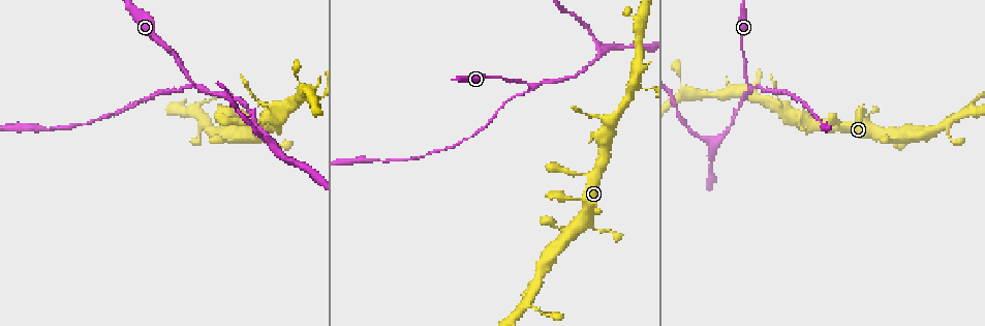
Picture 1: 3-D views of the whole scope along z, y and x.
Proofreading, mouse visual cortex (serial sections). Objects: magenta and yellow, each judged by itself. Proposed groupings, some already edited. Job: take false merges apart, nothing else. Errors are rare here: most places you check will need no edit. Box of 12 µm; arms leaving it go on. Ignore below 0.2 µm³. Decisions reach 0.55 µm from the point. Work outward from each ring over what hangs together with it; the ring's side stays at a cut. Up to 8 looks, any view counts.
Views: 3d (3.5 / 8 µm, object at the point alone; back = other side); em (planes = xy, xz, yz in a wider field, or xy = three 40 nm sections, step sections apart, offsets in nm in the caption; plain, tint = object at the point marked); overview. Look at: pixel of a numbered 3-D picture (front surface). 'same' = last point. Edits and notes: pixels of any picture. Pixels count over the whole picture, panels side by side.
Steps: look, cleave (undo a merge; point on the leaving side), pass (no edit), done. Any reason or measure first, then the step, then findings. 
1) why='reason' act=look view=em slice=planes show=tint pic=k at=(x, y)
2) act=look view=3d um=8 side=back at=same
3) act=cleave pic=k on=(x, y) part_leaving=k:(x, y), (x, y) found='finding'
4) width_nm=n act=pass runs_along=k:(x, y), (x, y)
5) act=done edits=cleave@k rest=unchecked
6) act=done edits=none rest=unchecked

why='calibre changes' act=look view=3d um=3.5 pic=1 at=(495, 78)

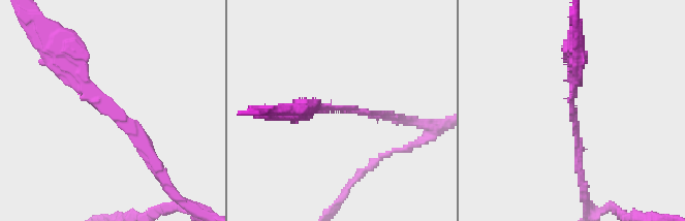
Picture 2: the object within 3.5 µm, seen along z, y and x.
act=look view=em slice=xy step=1 show=tint pic=2 at=(573, 113)

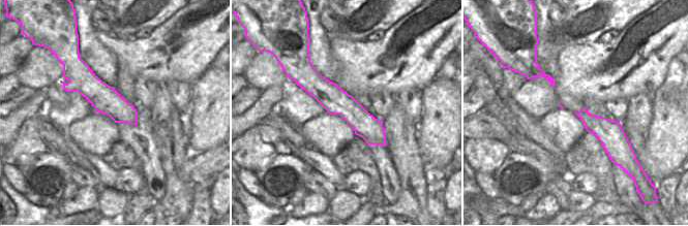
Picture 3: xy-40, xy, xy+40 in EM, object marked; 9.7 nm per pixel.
why='cut it another way' act=look view=em slice=planes show=tint at=same

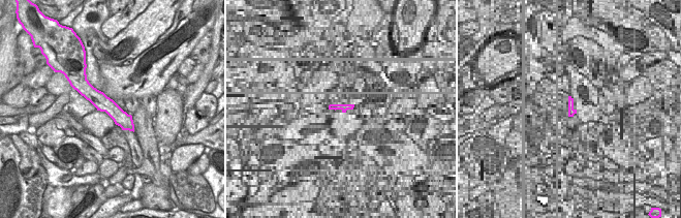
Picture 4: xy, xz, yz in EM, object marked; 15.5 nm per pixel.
act=pass runs_along=2:(66, 64), (155, 165) found='one cell here'

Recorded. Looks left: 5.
why='two arms in line, one across' act=look view=3d um=3.5 pic=1 at=(747, 91)

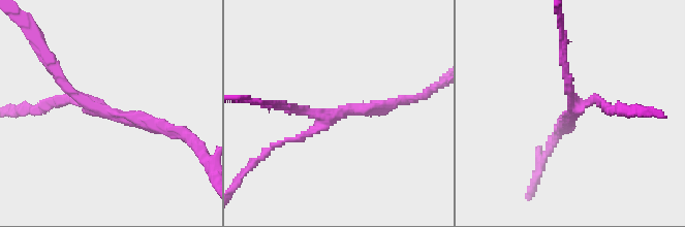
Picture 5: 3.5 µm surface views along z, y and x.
arms=3 arm_widths_nm=100,150,150 act=look view=em slice=xy step=5 show=tint pic=5 at=(577, 104)

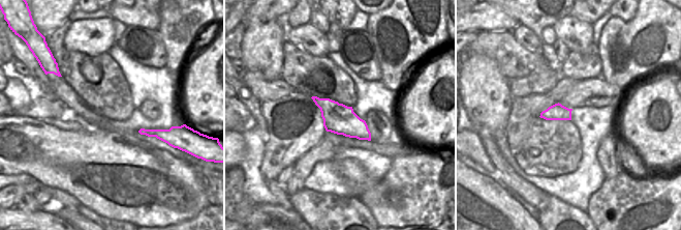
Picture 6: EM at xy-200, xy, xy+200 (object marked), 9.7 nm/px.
act=pass runs_along=5:(47, 58), (75, 96), (155, 125) found='one cell here'

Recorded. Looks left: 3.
why='three-way junction' act=look view=3d um=3.5 side=back pic=1 at=(634, 87)

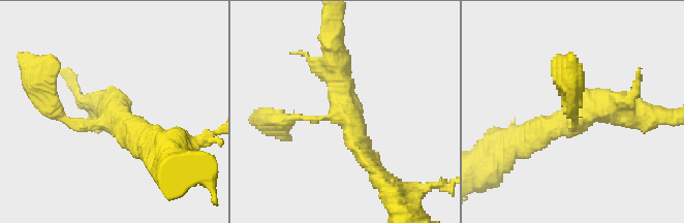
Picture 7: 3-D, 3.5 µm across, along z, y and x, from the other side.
arms=3 arm_widths_nm=100,250,400 act=look view=em slice=xy step=2 show=tint pic=7 at=(344, 118)

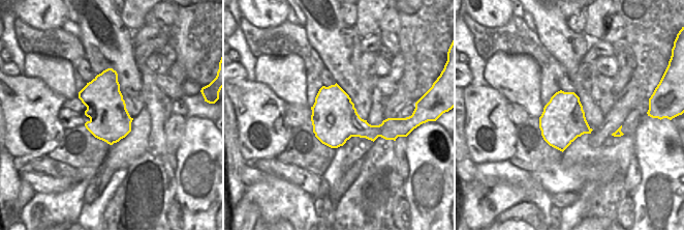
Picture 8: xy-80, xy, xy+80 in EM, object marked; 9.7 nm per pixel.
why='cut it another way' act=look view=em slice=xy step=1 show=tint at=same

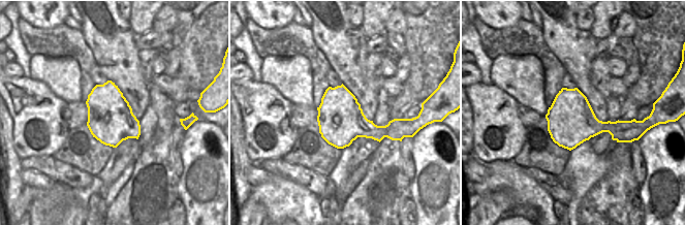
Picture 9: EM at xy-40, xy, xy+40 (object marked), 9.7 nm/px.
width_nm=460 act=pass runs_along=7:(375, 169), (343, 112), (334, 53) found='one cell here'

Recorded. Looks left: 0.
act=done edits=none rest=unchecked

